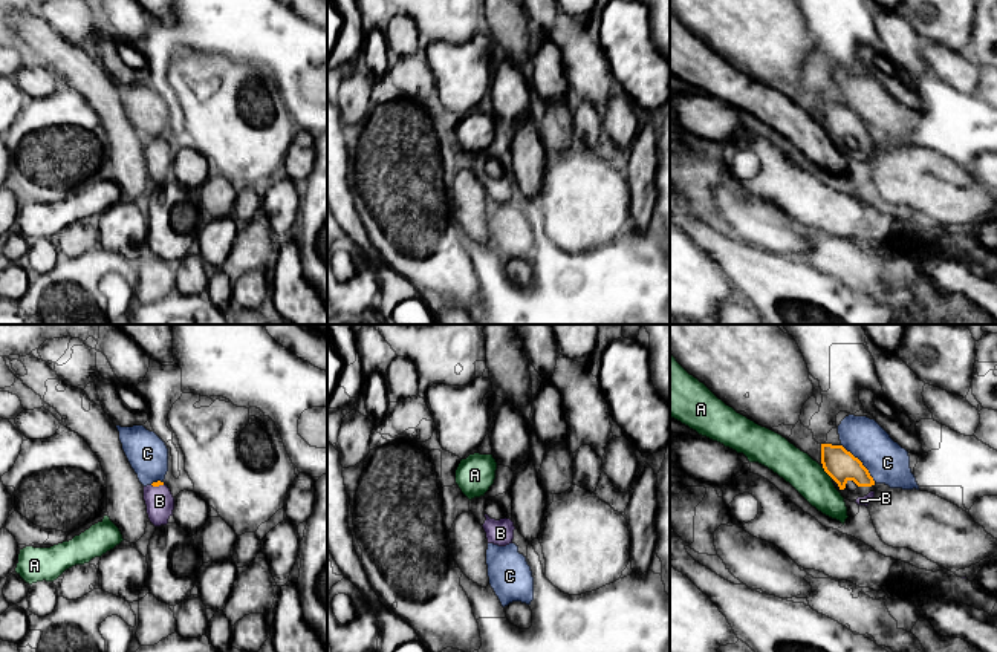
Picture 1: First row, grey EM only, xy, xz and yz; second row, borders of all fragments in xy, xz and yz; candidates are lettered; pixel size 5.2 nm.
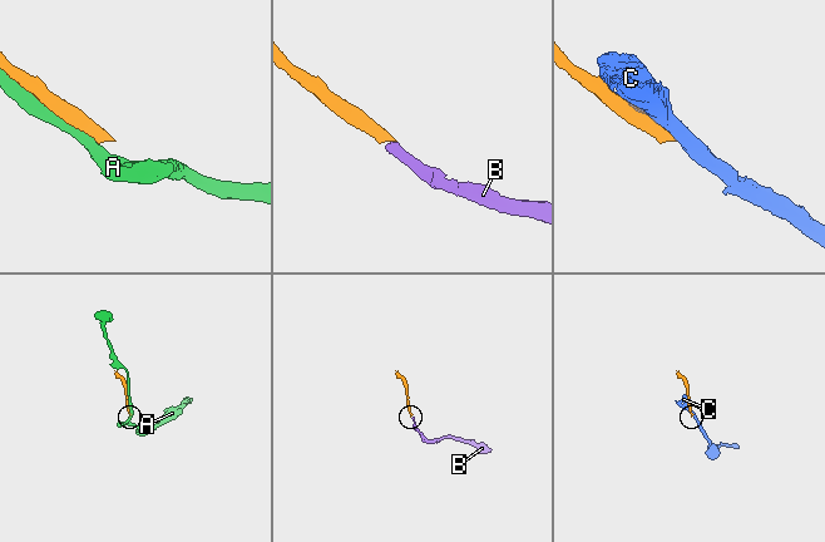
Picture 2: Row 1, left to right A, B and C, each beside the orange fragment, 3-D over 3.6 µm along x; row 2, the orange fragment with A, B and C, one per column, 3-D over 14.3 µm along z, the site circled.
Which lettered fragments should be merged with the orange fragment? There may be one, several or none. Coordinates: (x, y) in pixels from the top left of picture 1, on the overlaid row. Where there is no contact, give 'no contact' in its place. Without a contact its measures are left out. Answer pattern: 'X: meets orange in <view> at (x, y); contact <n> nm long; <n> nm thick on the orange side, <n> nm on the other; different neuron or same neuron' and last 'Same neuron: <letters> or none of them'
A: meets orange in yz at (828, 473); contact 90 nm long; 170 nm thick on the orange side, 180 nm on the other; different neuron
B: meets orange in xy at (158, 485); contact 70 nm long; 30 nm thick on the orange side, 150 nm on the other; same neuron
C: meets orange in yz at (861, 462); contact 260 nm long; 170 nm thick on the orange side, 220 nm on the other; different neuron
Same neuron: B

